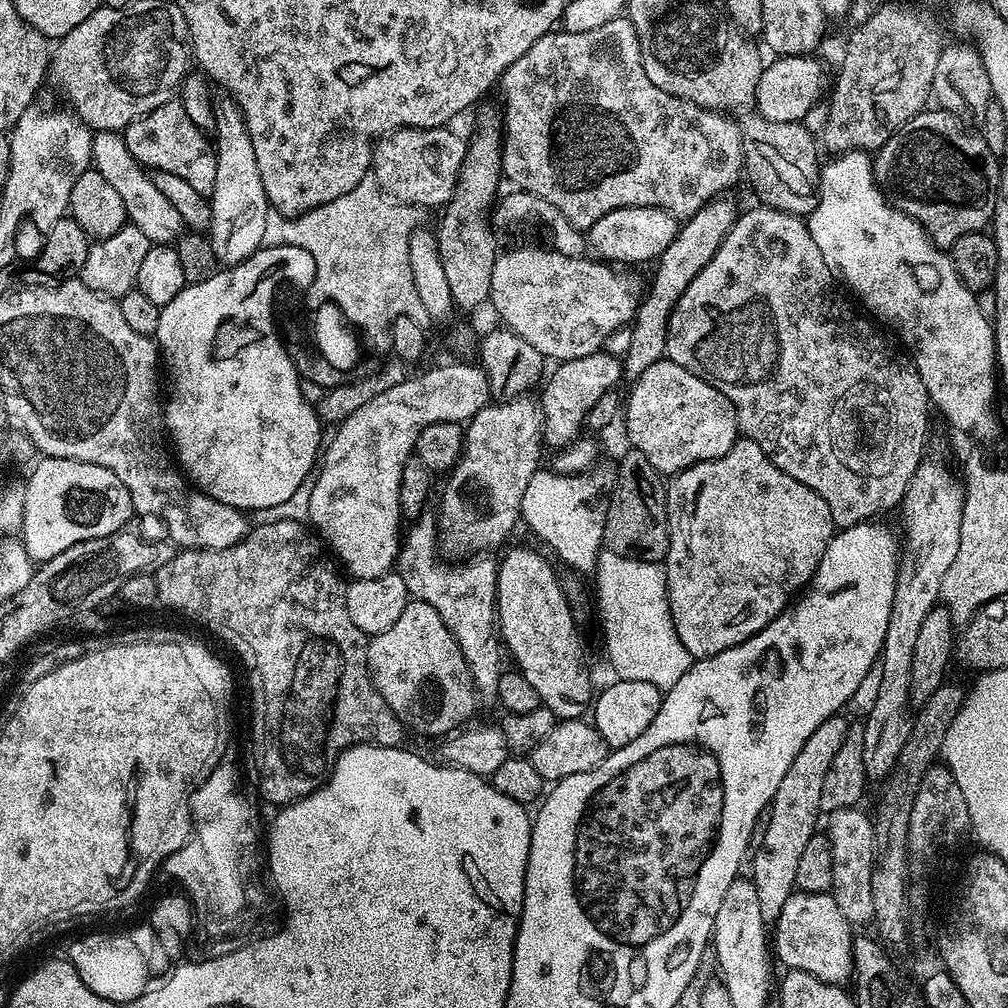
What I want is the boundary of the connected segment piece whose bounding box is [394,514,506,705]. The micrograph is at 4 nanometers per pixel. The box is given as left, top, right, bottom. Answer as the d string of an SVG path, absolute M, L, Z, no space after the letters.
M421 514L409 523L412 524L409 528L407 525L400 541L400 552L396 555L395 571L400 573L402 582L406 582L409 597L434 606L450 634L454 634L458 650L462 650L462 658L466 658L479 703L495 705L498 678L506 671L506 656L496 622L497 557L472 554L459 562L442 558L438 551L438 520L435 515L428 515Z

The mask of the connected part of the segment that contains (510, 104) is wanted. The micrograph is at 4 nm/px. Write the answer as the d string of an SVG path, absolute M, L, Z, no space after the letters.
M627 15L616 16L610 22L598 26L598 30L582 30L581 32L565 32L563 30L553 30L547 32L538 42L518 58L501 73L498 81L498 92L504 99L502 107L502 147L500 157L504 167L504 176L512 179L517 189L525 192L533 192L535 196L546 198L550 206L554 206L567 218L573 226L581 230L592 227L602 214L610 210L619 208L629 208L630 206L654 206L655 208L665 208L667 212L674 213L677 218L687 218L693 216L702 206L706 206L710 201L723 197L724 192L739 176L745 171L744 167L744 145L741 137L737 135L738 128L731 119L712 118L708 124L708 129L700 125L700 120L696 117L698 113L697 105L691 104L689 100L678 98L674 94L666 94L666 90L658 90L650 78L646 78L646 70L642 66L642 54L640 53L640 43L636 41L636 31L632 21Z

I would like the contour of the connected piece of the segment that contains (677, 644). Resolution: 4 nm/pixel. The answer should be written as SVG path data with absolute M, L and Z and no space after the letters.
M607 550L601 551L597 558L597 566L594 571L594 579L596 578L596 604L600 607L600 628L604 631L604 648L608 651L608 664L613 668L615 679L629 680L630 682L650 682L654 686L658 686L662 690L667 690L674 686L674 682L678 682L678 678L682 678L682 674L686 674L686 670L694 663L694 658L686 650L686 646L682 646L682 638L678 638L678 630L672 621L672 611L670 610L670 602L668 601L668 579L664 573L663 563L654 560L635 560L634 558L626 558L617 552Z

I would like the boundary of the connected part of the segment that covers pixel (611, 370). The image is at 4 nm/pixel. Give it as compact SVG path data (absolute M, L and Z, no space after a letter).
M606 351L586 354L584 358L562 360L543 381L544 393L538 396L540 415L544 418L543 443L552 450L567 448L573 440L581 435L586 414L590 414L590 406L602 398L602 394L615 389L622 380L621 357L612 356Z

